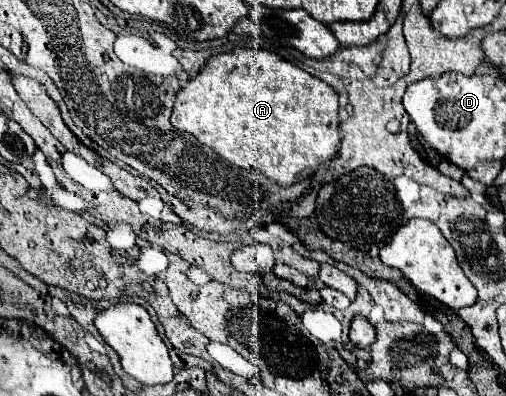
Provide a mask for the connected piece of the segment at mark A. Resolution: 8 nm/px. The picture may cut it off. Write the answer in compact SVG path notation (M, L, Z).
M235 49L231 53L223 53L223 55L213 55L207 65L203 67L203 71L191 79L179 93L177 93L177 99L175 99L175 107L173 107L173 115L171 115L171 125L177 129L177 131L187 131L191 135L195 135L203 145L211 147L217 155L223 157L223 153L231 153L231 165L237 165L241 169L257 169L261 171L267 179L275 181L277 185L281 187L289 187L297 181L303 181L307 177L311 177L313 173L317 173L319 167L323 167L325 163L329 163L331 159L335 159L337 155L337 149L339 149L339 103L337 103L337 93L335 89L331 89L327 83L319 81L317 77L309 75L307 71L295 67L293 63L285 61L283 57L279 57L277 53L271 53L271 51L261 51L261 49Z

